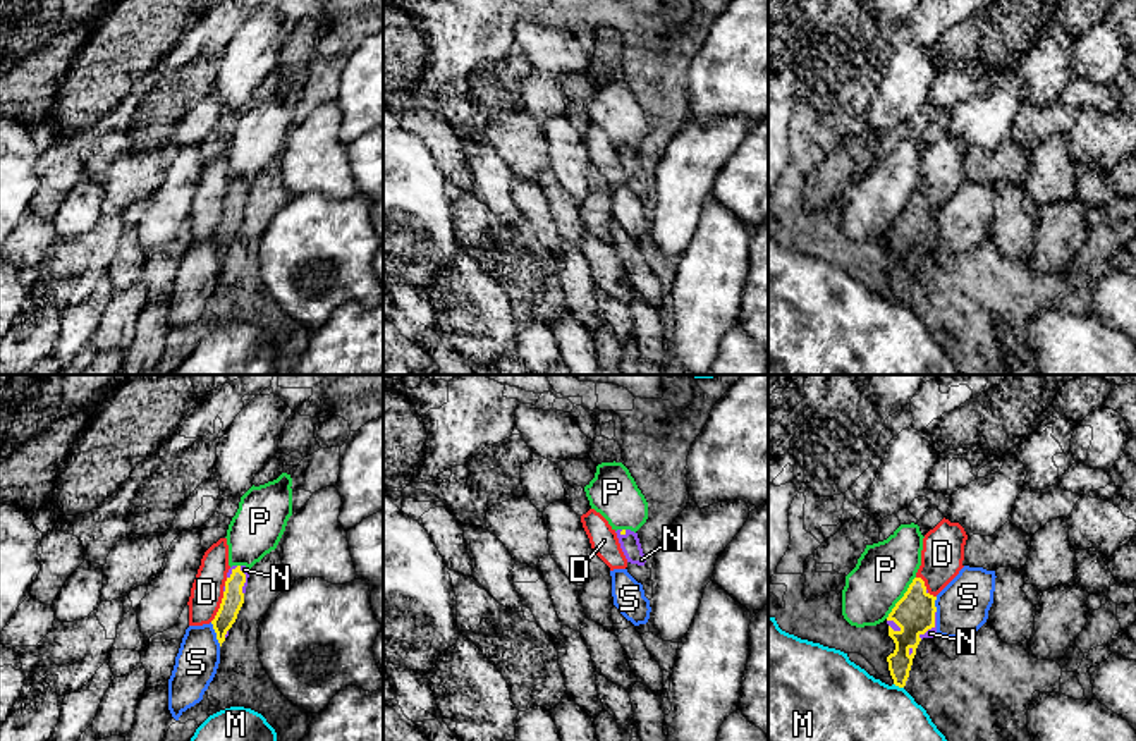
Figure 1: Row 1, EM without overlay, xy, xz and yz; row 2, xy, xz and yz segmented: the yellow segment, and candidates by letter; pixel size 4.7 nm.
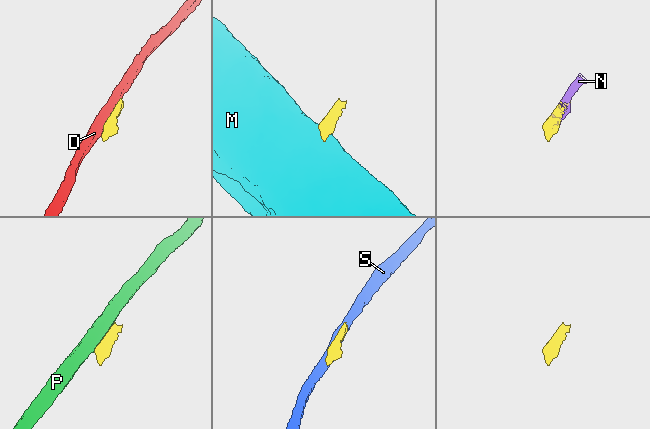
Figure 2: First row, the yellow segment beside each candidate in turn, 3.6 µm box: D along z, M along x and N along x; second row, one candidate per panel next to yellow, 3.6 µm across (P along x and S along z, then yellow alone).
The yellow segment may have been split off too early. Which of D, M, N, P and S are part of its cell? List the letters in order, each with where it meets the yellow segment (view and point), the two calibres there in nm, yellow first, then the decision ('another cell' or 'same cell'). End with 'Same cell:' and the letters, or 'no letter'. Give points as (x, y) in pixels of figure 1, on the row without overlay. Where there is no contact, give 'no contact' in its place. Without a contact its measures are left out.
D: contact xy (220, 222); calibres 100 and 150 nm; another cell
M: contact yz (899, 301); calibres 110 and 480 nm; another cell
N: contact xy (244, 195); calibres 100 and 40 nm; same cell
P: contact yz (903, 212); calibres 190 and 260 nm; another cell
S: contact xy (217, 250); calibres 100 and 200 nm; another cell
Same cell: N

